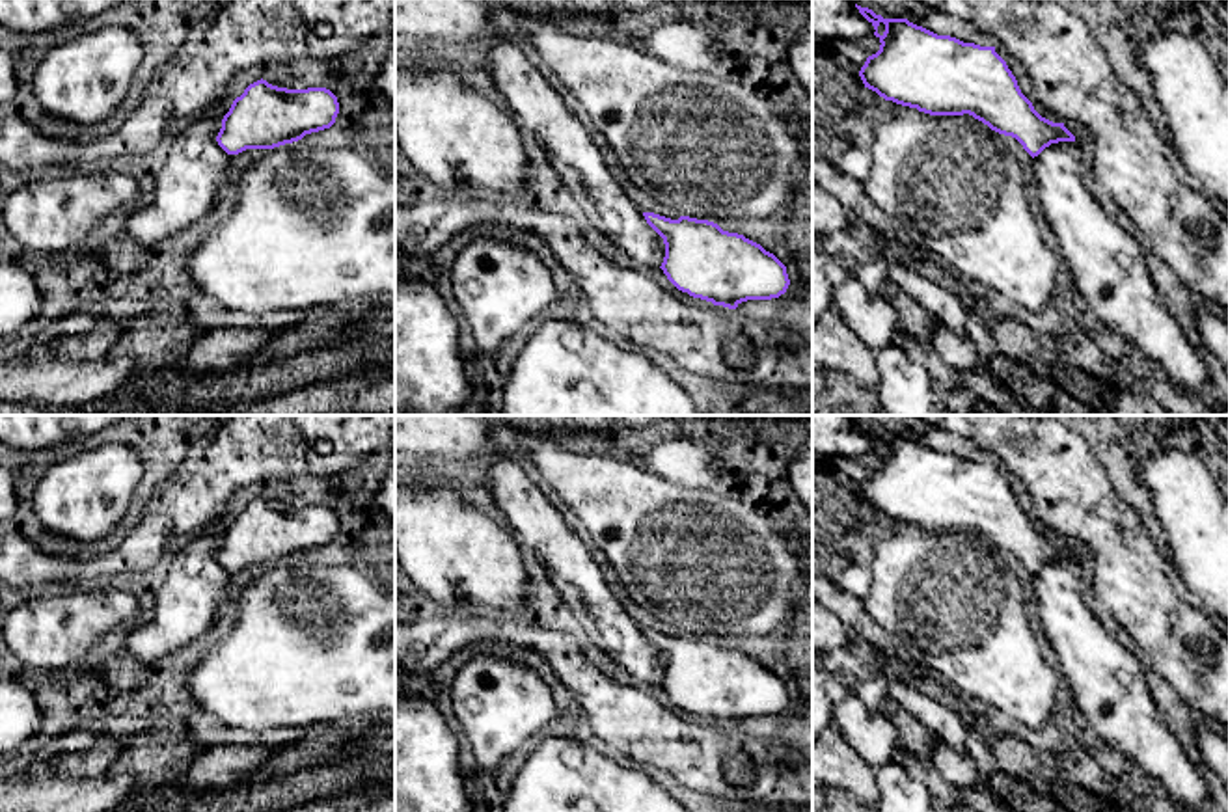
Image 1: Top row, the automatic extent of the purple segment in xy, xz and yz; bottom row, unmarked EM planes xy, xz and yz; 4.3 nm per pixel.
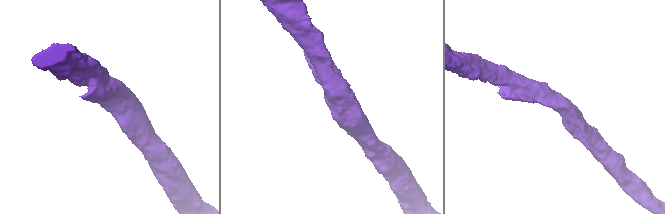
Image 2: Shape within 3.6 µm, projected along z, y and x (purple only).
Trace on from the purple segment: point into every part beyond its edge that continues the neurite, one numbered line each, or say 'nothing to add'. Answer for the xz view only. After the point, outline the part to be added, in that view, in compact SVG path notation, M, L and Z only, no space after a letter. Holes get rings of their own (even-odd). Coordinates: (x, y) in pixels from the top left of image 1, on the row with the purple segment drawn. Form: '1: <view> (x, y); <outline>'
nothing to add

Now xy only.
nothing to add

